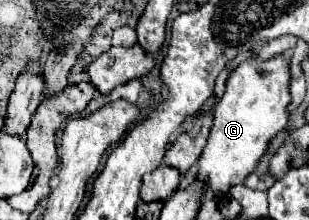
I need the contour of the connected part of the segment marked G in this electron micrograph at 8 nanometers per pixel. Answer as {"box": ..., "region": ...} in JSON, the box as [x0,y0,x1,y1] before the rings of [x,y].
{"box":[197,51,291,193],"region":[[[255,51],[229,75],[225,93],[213,111],[213,127],[199,159],[197,177],[207,181],[209,191],[227,193],[231,185],[243,183],[245,177],[255,169],[257,161],[267,149],[269,139],[287,125],[287,105],[291,103],[289,83],[289,59],[275,55],[267,61],[259,61]]]}

